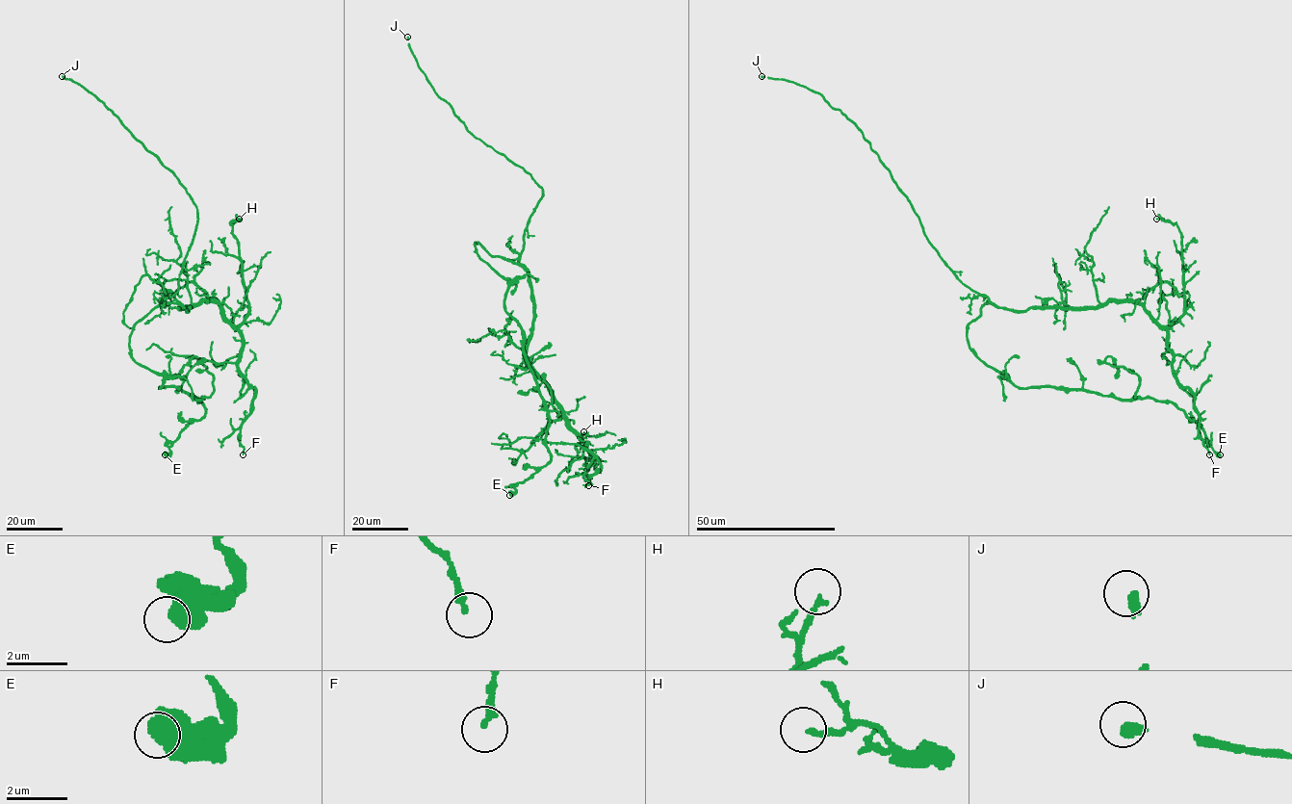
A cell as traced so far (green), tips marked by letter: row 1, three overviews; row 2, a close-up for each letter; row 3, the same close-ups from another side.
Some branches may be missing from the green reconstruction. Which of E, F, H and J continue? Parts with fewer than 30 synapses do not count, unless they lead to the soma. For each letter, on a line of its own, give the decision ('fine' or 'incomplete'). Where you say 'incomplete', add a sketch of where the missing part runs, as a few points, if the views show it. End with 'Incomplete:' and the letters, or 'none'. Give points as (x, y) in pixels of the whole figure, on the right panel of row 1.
E: fine
F: fine
H: fine
J: incomplete | (762, 76), (747, 76), (743, 72), (740, 74)
Incomplete: J

